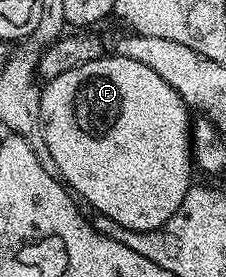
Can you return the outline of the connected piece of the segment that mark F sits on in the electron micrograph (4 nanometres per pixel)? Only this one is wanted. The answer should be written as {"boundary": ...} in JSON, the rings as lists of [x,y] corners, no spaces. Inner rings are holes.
{"boundary":[[[114,55],[98,57],[57,75],[42,86],[41,92],[45,143],[49,143],[49,155],[57,162],[59,177],[80,198],[83,196],[95,213],[121,223],[121,227],[138,233],[161,228],[181,207],[185,191],[193,184],[193,121],[187,118],[189,107],[181,95],[157,71]]]}

